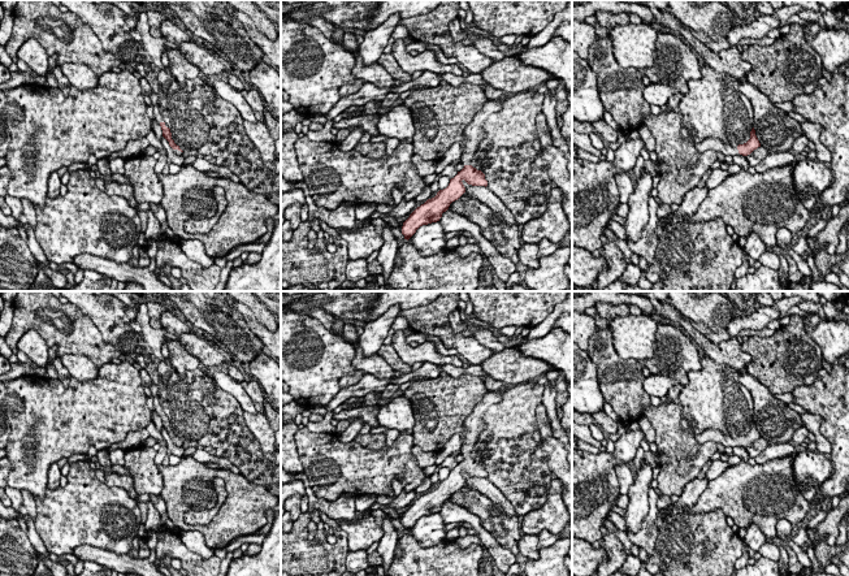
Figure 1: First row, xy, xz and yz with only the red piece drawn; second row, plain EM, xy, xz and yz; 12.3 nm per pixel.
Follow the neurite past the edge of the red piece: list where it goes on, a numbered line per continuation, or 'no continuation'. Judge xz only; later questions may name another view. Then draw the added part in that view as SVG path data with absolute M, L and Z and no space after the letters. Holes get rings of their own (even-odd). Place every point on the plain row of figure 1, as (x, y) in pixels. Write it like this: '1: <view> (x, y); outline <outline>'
1: xz (473, 425); outline M506 390L488 391L482 400L475 406L472 413L465 419L464 430L462 432L464 442L460 449L463 456L469 456L473 452L478 436L485 429L484 413L491 404L502 400L504 391Z

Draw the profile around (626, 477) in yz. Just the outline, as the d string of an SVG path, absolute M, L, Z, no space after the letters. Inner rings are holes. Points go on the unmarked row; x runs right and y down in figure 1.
M625 464L618 465L615 471L619 480L619 493L620 495L627 495L631 485L634 482L634 475Z

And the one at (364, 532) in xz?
M371 511L363 514L356 521L343 521L341 528L347 533L348 551L367 550L384 536L382 527L376 524Z

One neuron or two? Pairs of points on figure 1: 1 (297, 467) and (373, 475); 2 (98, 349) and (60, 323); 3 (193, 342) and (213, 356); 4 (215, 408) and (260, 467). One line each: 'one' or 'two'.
1: two
2: one
3: one
4: one

